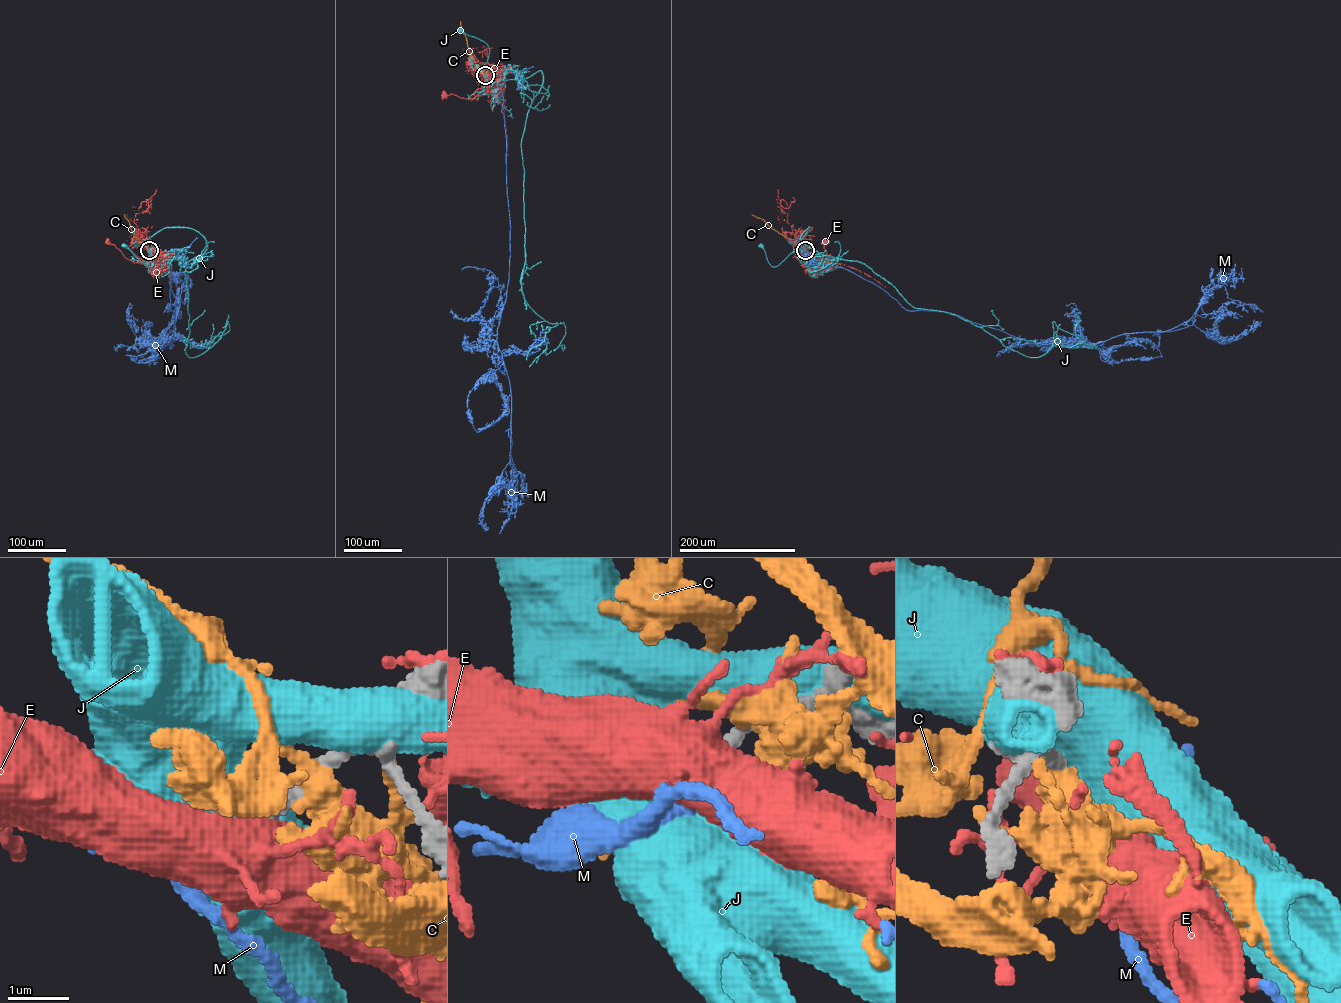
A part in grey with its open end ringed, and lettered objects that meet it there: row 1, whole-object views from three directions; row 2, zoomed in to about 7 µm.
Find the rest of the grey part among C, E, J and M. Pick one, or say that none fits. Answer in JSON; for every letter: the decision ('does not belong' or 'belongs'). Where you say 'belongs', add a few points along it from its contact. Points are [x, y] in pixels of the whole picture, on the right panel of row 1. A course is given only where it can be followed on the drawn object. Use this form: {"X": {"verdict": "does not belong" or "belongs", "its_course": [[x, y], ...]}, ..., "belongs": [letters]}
{"C": {"verdict": "does not belong"}, "E": {"verdict": "does not belong"}, "J": {"verdict": "does not belong"}, "M": {"verdict": "belongs", "its_course": [[805, 249], [907, 310], [951, 313], [1042, 344], [1093, 344], [1192, 319], [1219, 343], [1257, 324], [1253, 332]]}, "belongs": ["M"]}

